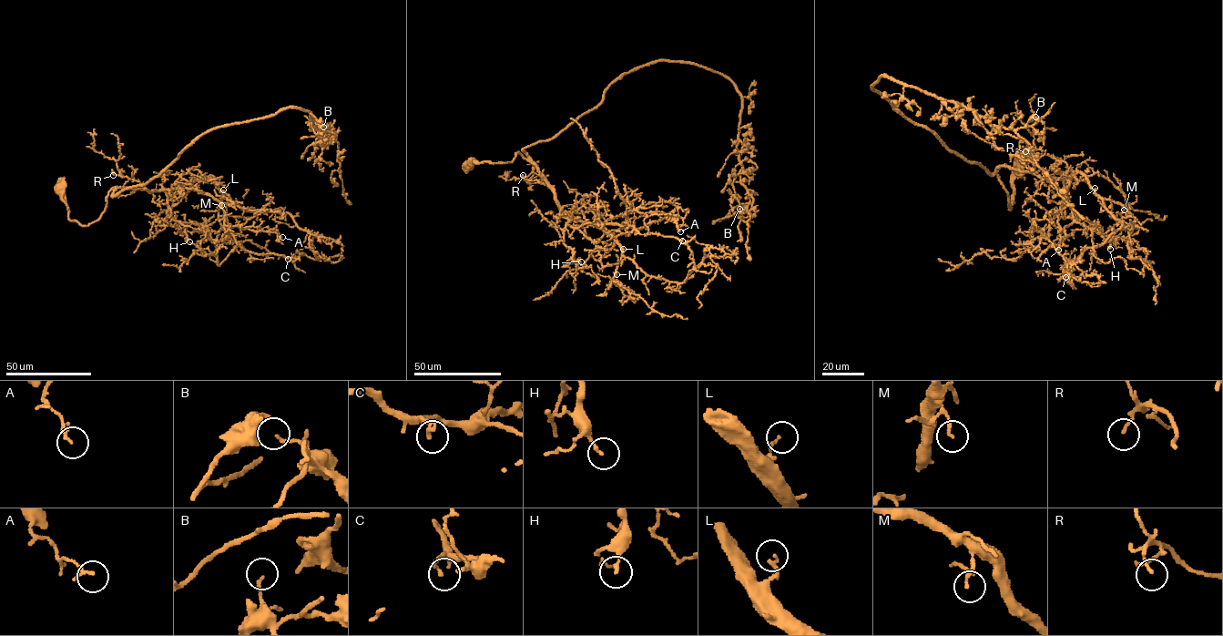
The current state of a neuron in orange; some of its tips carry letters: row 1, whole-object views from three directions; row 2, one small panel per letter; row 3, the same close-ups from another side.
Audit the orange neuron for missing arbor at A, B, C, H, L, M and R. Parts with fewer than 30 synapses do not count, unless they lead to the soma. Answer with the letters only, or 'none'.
R

